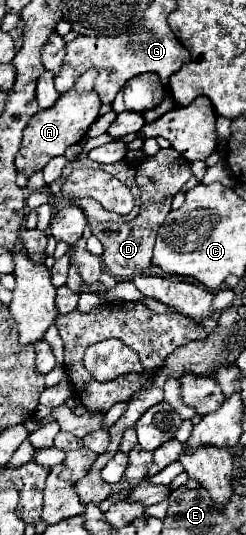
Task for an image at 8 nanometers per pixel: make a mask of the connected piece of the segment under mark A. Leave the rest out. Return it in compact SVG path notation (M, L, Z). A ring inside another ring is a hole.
M90 68L86 70L76 82L74 86L64 92L54 106L42 110L42 112L36 112L30 122L26 124L24 128L24 138L22 138L22 146L16 154L16 170L24 172L26 176L34 174L34 172L40 172L54 156L62 156L64 150L72 144L78 144L82 140L82 136L88 132L90 124L98 118L98 112L100 112L100 98L98 94L94 92L94 80L98 76L98 70L96 68Z

